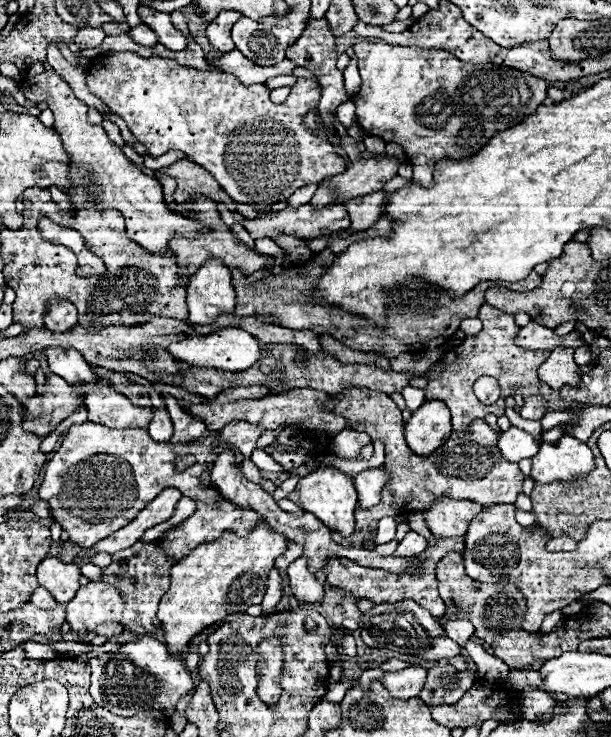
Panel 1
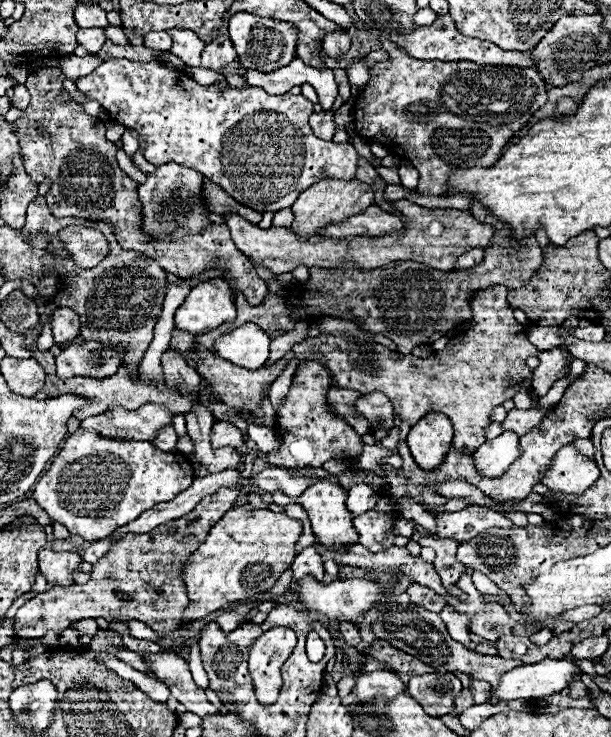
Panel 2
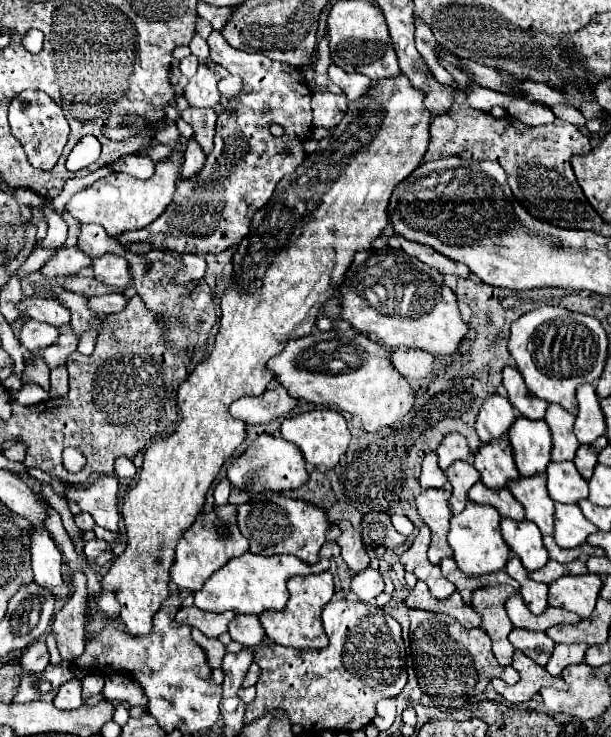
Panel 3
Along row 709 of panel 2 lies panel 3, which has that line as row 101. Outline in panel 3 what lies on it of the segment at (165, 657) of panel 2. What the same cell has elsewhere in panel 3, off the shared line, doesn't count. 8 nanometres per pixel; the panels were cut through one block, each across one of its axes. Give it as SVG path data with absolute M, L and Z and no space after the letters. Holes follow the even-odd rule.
M200 64L198 72L190 78L188 86L184 88L184 98L188 102L188 106L196 106L196 108L214 108L220 100L218 94L218 84L220 76L216 76L212 70L208 70L206 64Z

